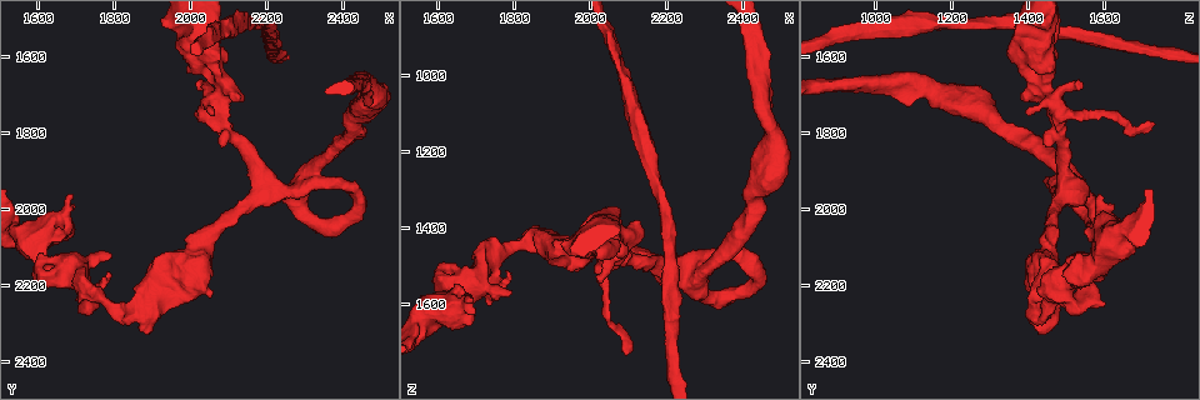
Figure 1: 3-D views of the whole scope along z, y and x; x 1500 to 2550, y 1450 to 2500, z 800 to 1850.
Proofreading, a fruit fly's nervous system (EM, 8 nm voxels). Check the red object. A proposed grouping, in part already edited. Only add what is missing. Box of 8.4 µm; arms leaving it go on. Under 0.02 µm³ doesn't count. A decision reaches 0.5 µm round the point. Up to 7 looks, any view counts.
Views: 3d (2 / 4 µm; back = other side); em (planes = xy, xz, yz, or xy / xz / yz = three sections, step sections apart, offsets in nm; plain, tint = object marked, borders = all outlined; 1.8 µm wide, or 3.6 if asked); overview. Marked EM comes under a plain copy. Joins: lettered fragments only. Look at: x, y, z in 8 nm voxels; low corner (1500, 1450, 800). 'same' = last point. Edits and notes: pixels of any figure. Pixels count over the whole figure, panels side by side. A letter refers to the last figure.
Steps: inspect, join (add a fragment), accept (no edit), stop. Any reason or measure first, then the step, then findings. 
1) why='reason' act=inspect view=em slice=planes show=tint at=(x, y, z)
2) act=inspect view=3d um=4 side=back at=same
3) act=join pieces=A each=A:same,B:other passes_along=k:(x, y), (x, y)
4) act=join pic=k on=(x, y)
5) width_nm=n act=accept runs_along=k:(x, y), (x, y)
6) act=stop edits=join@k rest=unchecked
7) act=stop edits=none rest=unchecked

why='an open end' act=inspect view=em um=3.6 slice=planes show=borders at=(1695, 1970, 1580)

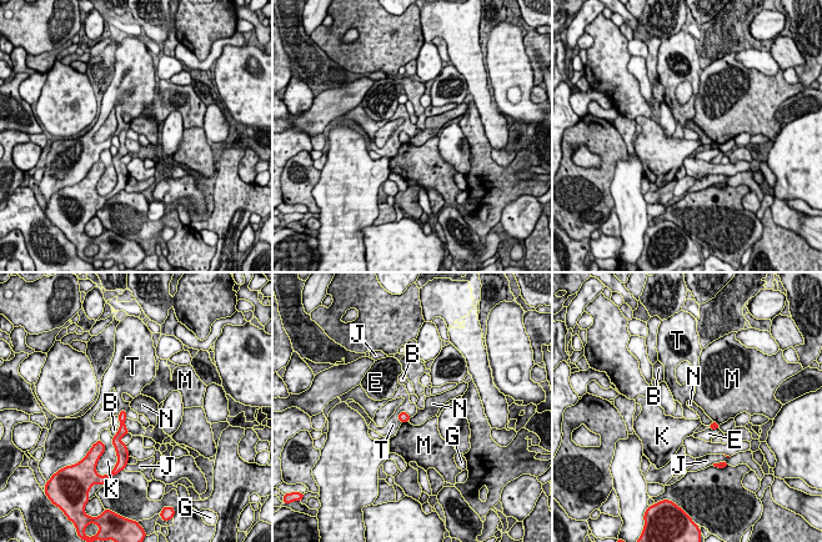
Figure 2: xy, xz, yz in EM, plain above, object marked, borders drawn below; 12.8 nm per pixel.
act=accept each=B:other,E:other,G:other,J:other,K:other,M:other,N:other,T:other runs_along=2:(123, 412), (123, 431), (118, 436), (123, 447) found='no lettered fragment goes on from it'

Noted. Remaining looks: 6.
why='thick turns thin' act=inspect view=em um=3.6 slice=yz step=16 show=tint at=(1870, 2265, 1425)

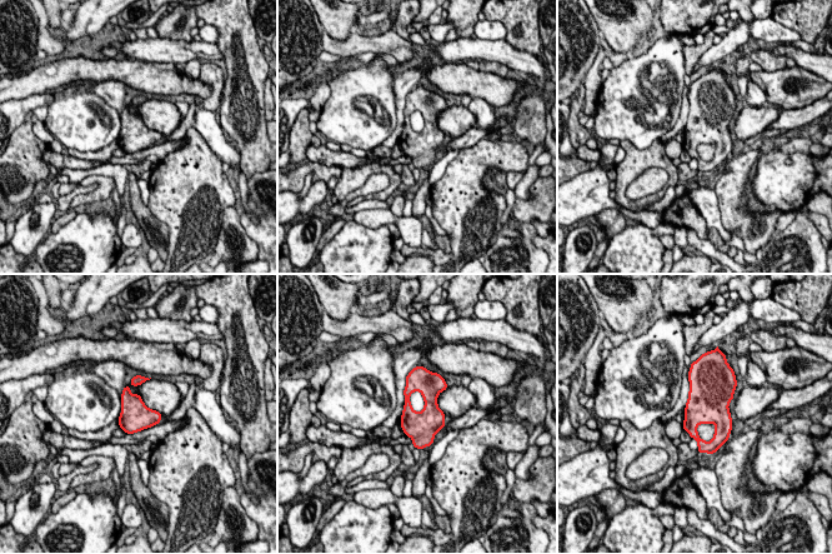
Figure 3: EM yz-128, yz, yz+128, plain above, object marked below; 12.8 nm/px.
act=inspect view=em um=3.6 slice=yz step=16 show=borders at=same

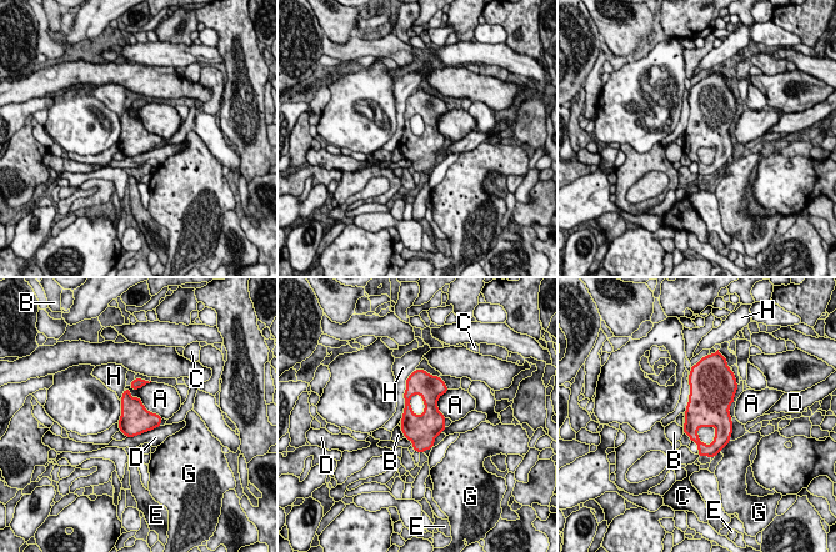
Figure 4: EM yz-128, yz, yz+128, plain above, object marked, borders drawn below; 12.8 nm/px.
width_nm=360 longest_contact=A:600nm act=accept each=A:other,B:other,C:other,D:other,E:other,G:other,H:other found='none of them fits'

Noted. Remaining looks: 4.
why='thick turns thin' act=inspect view=3d um=4 at=(2420, 1760, 1305)

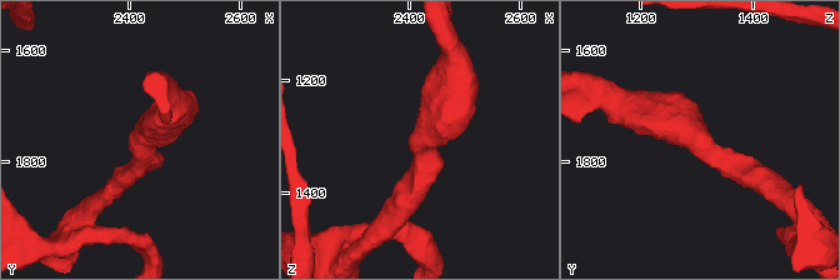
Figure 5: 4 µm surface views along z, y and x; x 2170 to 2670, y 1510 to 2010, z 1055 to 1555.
arm_widths_nm=280,600 why='now the EM' act=inspect view=em um=3.6 slice=xy step=8 show=tint at=(2425, 1755, 1305)

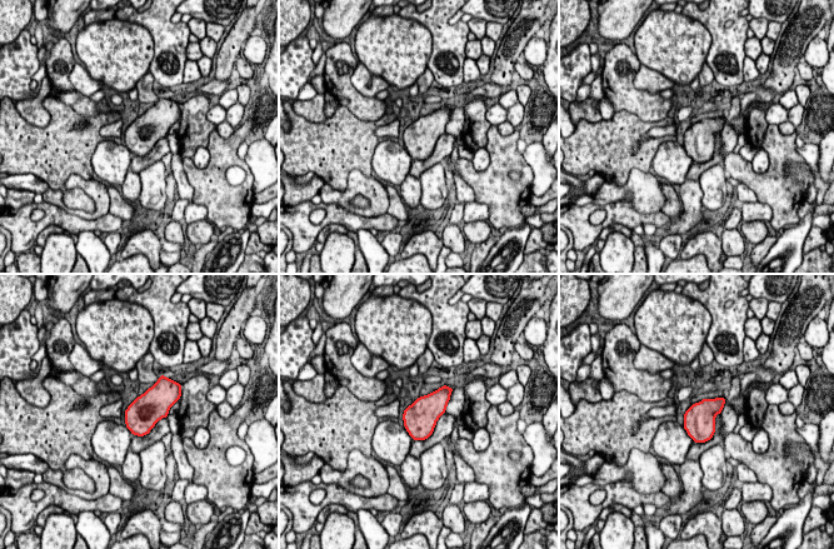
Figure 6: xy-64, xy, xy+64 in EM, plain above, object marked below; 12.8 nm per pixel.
act=inspect view=em um=3.6 slice=planes show=borders at=same

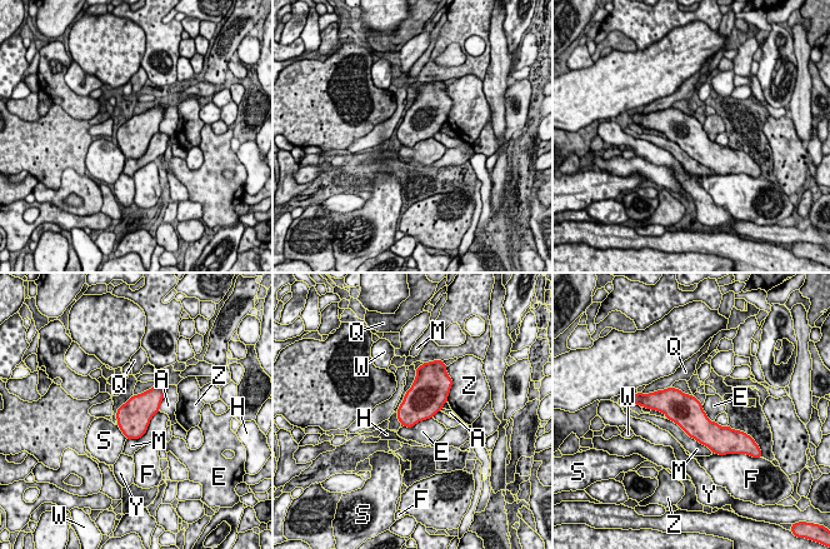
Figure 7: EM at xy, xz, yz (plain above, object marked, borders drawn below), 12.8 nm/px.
longest_contact=M:750nm act=accept each=A:other,E:other,F:other,H:other,M:other,Q:other,S:other,W:other,Y:other,Z:other border=7:(433, 417), (403, 427) found='none of them fits'

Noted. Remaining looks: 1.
act=stop edits=none rest=unchecked

